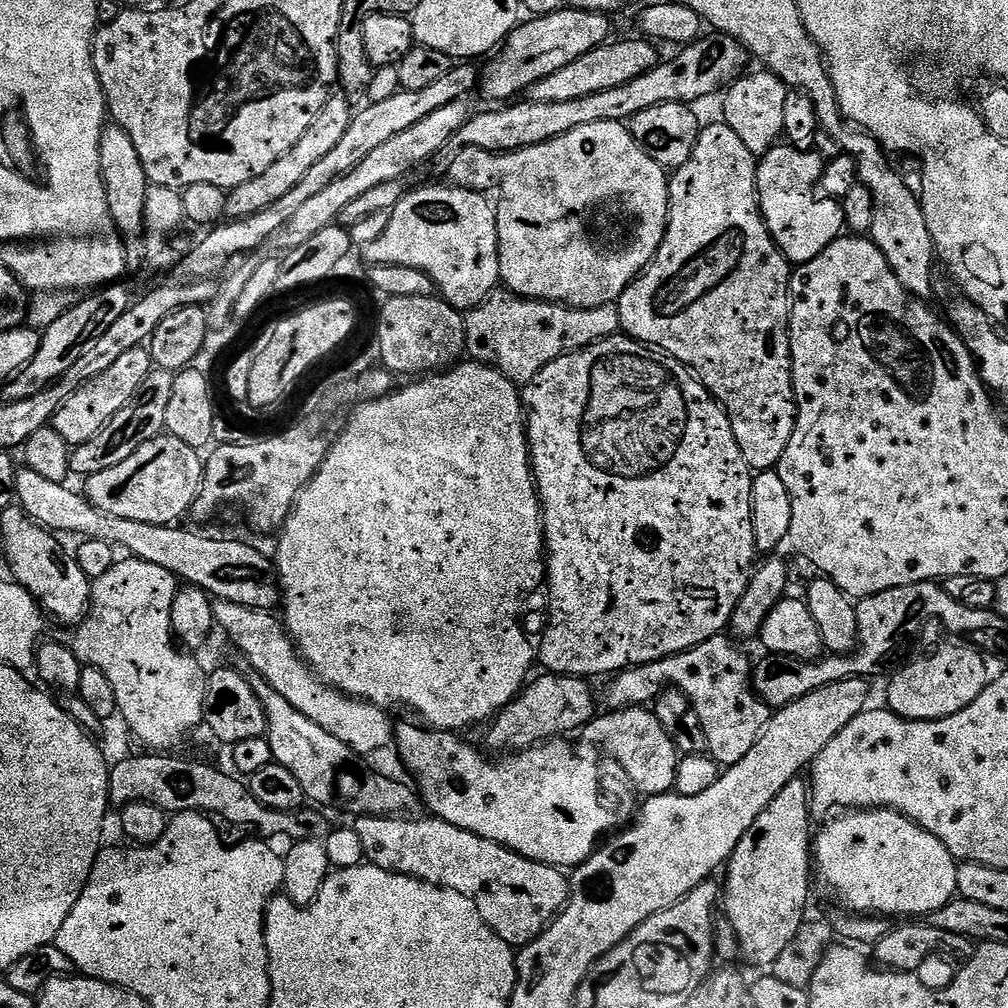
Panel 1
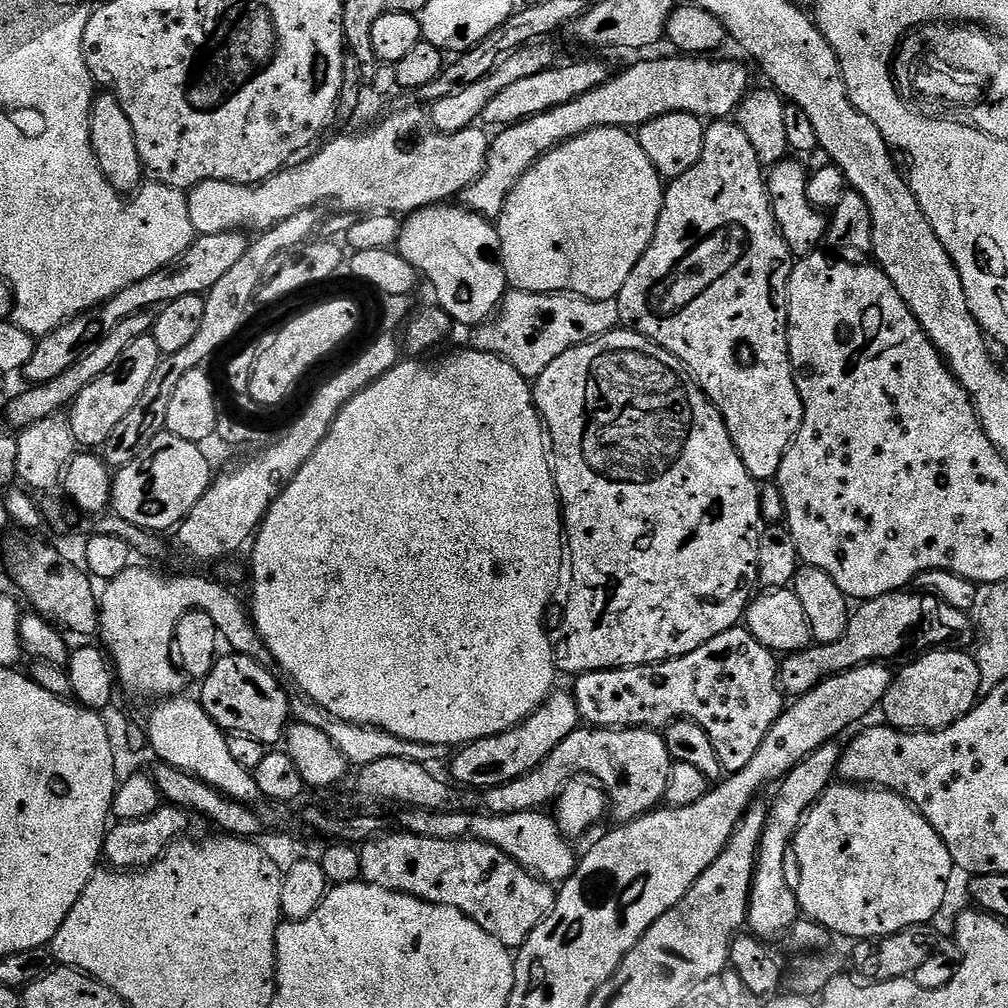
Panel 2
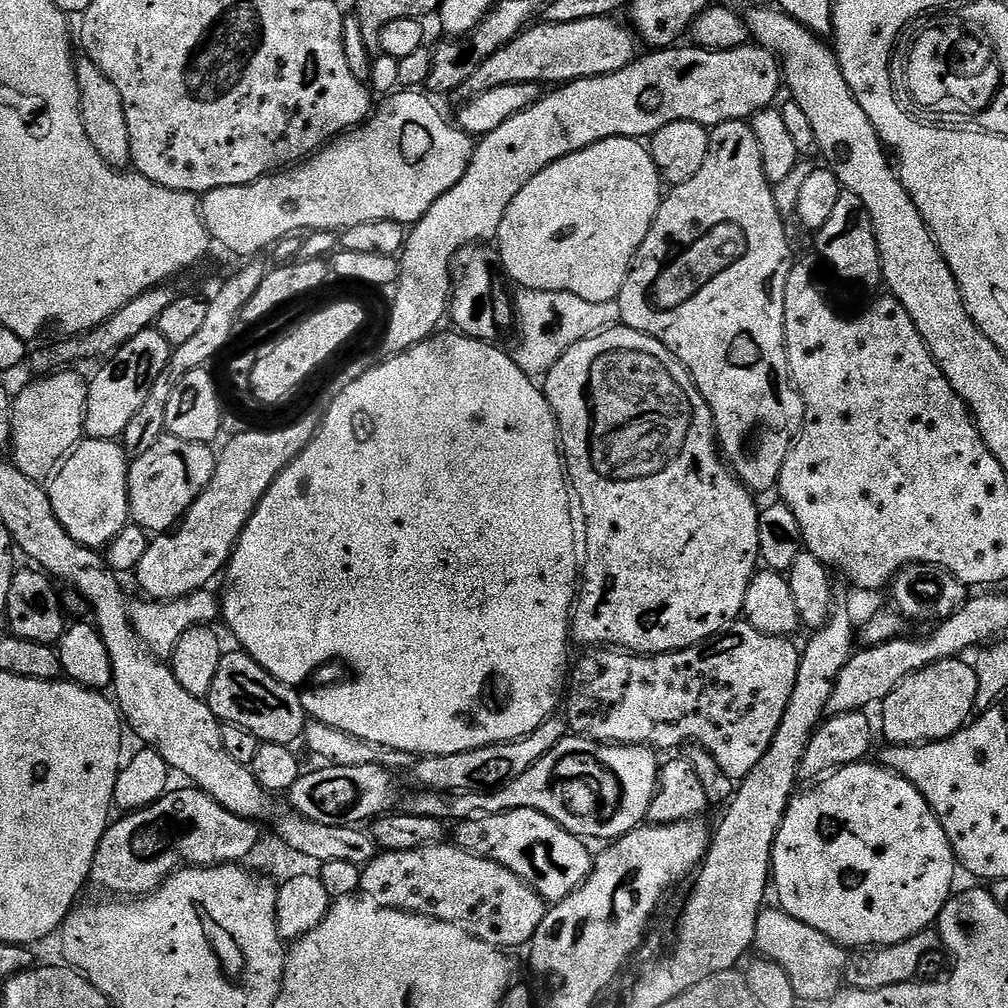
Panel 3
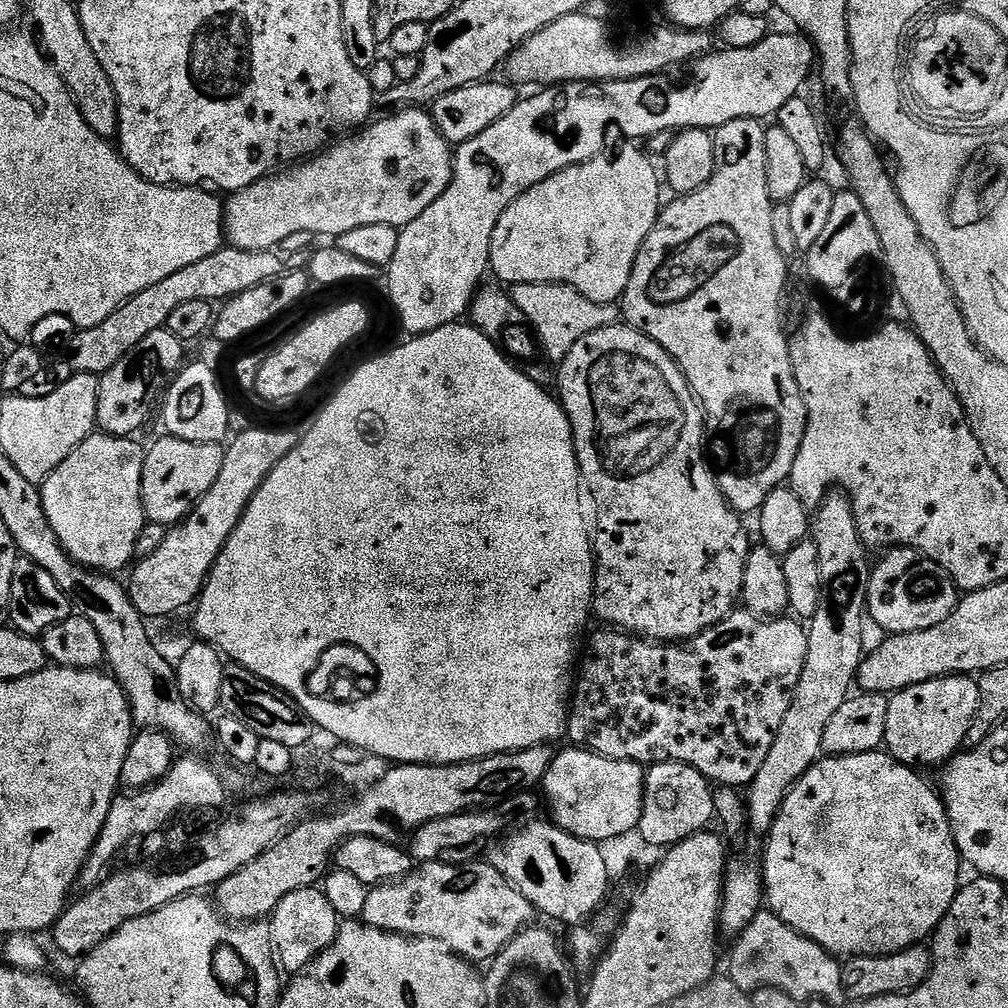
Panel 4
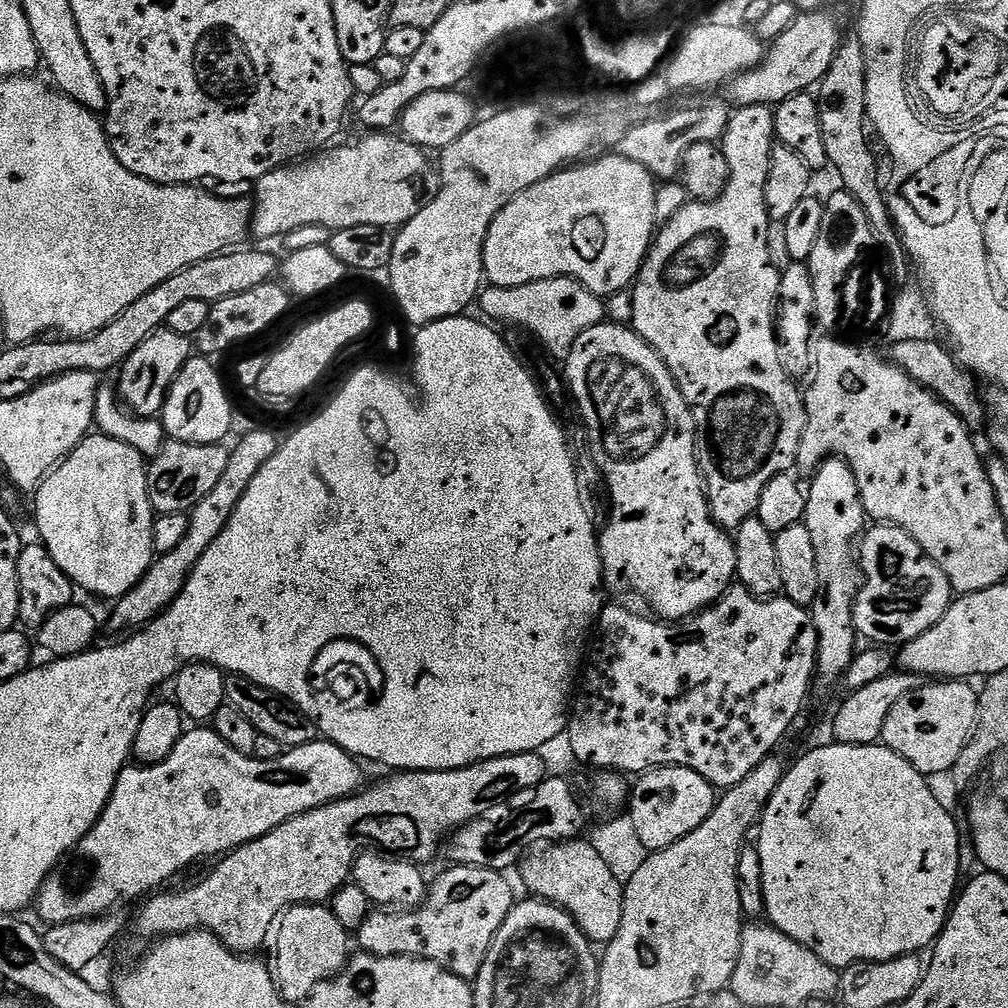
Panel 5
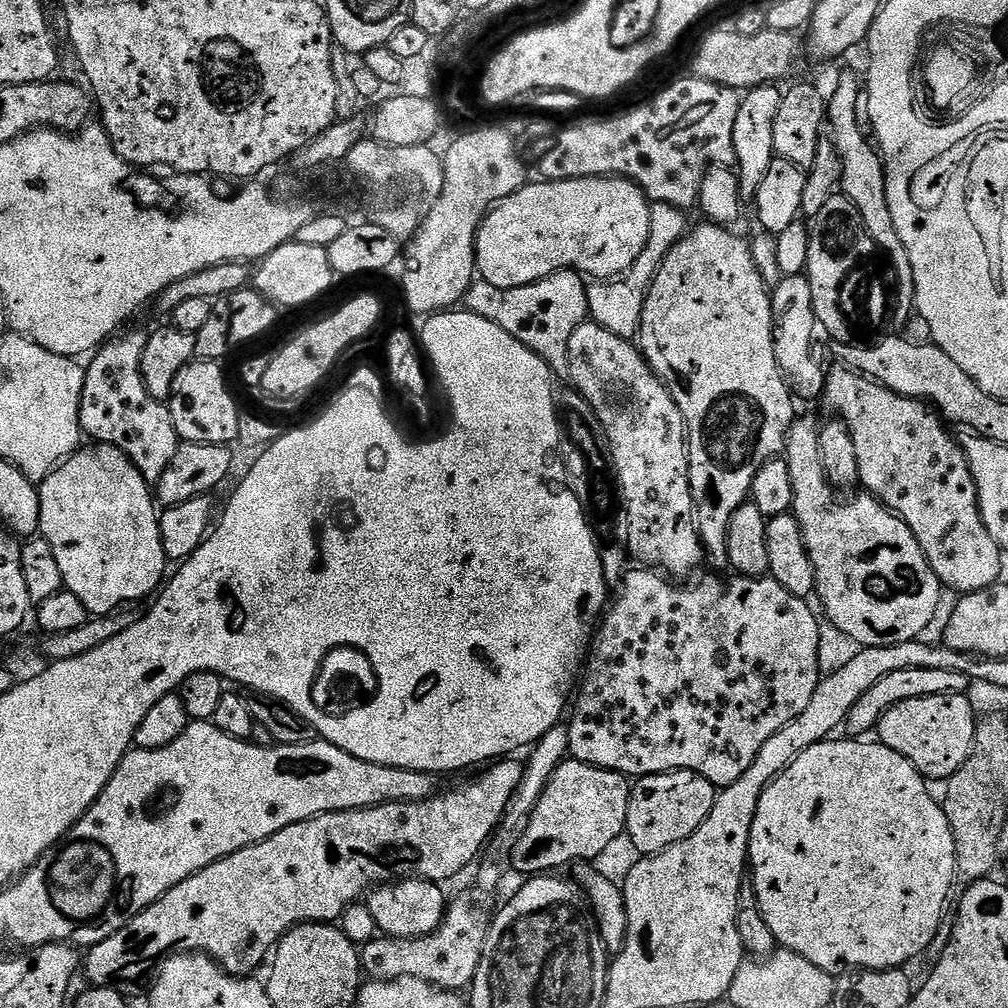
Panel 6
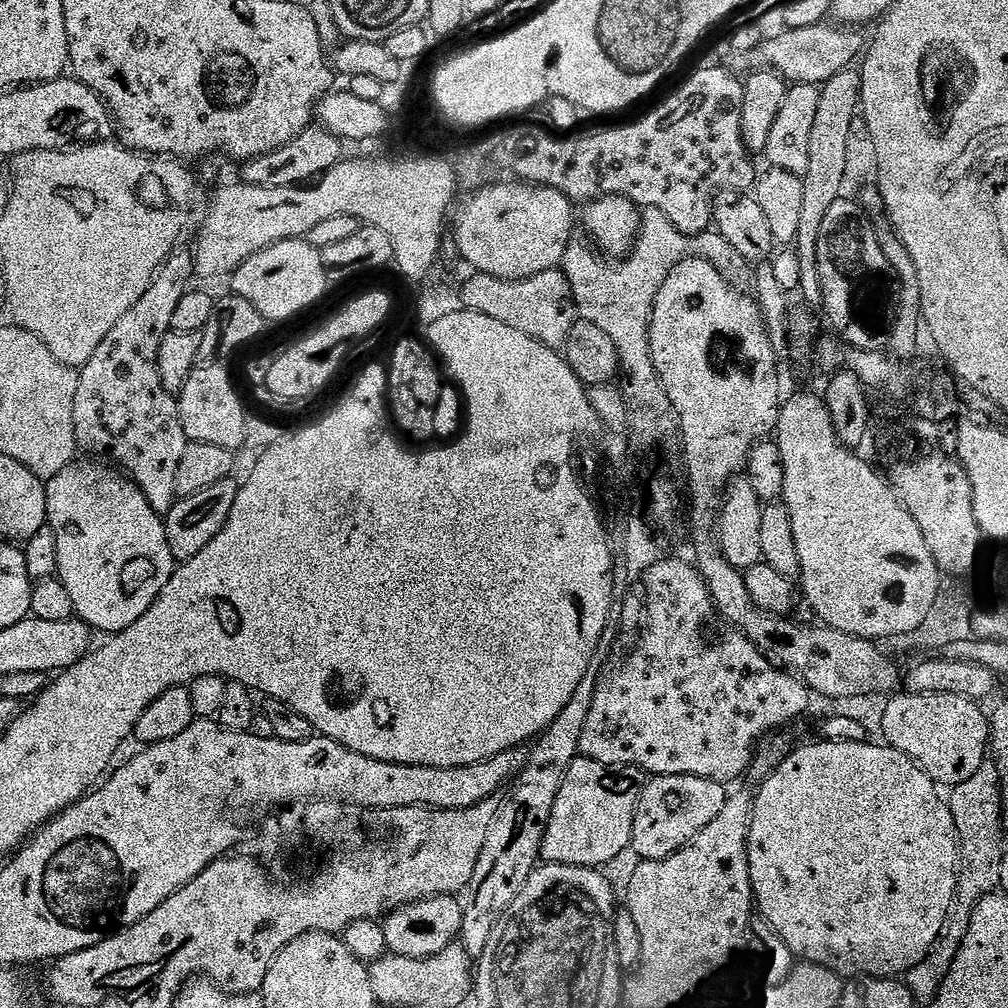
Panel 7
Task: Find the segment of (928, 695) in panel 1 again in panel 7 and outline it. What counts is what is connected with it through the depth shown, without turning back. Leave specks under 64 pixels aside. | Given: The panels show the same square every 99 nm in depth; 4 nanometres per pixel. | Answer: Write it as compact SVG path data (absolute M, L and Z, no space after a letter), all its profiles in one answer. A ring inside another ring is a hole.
M945 692L925 696L900 695L893 695L889 699L893 700L885 706L884 713L880 716L880 728L884 731L883 743L909 756L937 786L955 786L966 782L966 778L974 778L990 752L990 720L986 712L980 709L983 707L975 700Z

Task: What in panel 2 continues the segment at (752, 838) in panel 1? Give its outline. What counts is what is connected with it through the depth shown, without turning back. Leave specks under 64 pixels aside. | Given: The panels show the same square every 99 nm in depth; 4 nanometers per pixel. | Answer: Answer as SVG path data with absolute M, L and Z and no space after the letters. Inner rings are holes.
M833 742L818 746L814 754L802 758L802 762L798 762L798 766L794 766L794 770L790 770L779 781L780 793L768 808L768 824L762 834L760 855L756 858L756 873L752 879L752 893L748 899L746 924L755 937L780 936L783 932L785 935L801 915L800 903L796 900L796 890L790 879L790 849L800 823L837 775L842 751L841 745L838 745Z

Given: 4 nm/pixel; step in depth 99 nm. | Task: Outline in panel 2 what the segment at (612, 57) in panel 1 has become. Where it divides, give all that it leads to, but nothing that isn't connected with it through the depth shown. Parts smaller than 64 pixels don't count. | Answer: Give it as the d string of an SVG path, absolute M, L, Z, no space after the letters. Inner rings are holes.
M582 60L578 64L561 63L555 68L548 68L542 74L533 74L530 78L522 78L514 82L514 86L506 86L506 90L498 93L498 98L490 101L482 117L483 123L507 126L519 124L543 112L548 112L558 106L566 106L566 102L574 102L574 98L582 98L590 90L604 84L610 78L610 71L600 60Z

